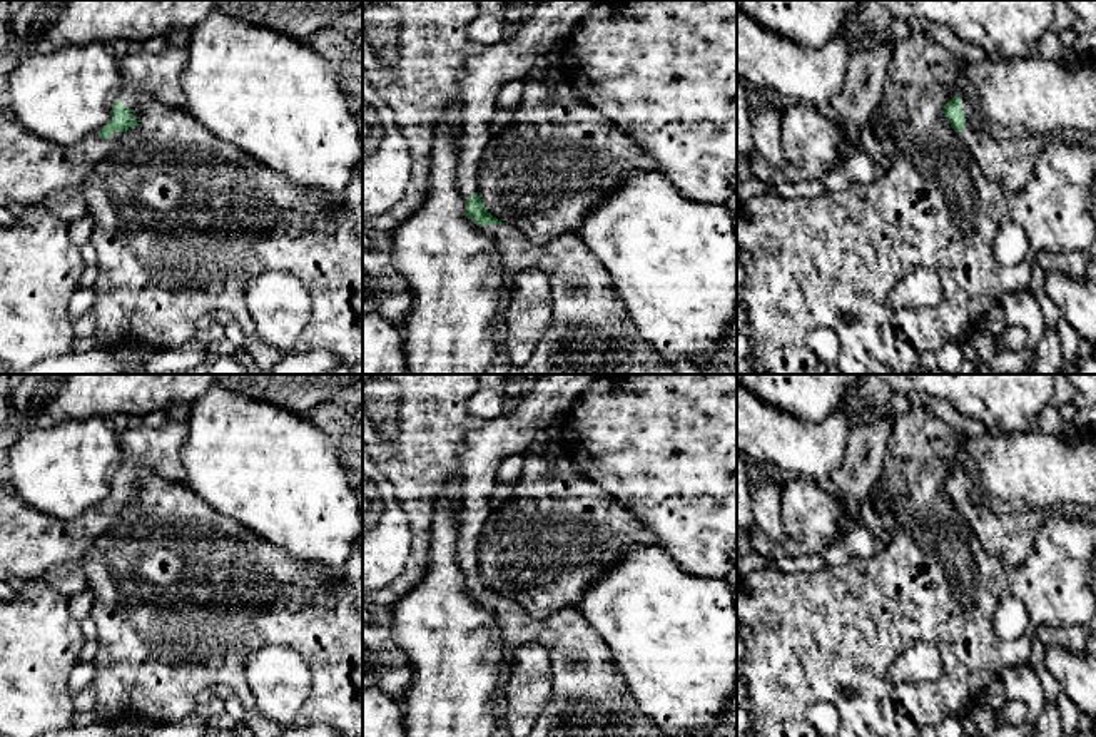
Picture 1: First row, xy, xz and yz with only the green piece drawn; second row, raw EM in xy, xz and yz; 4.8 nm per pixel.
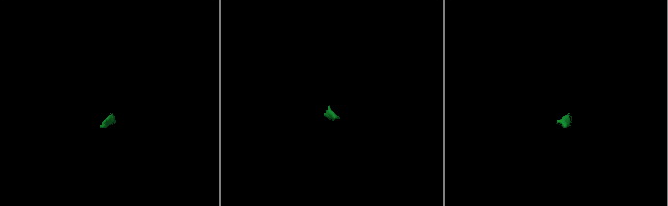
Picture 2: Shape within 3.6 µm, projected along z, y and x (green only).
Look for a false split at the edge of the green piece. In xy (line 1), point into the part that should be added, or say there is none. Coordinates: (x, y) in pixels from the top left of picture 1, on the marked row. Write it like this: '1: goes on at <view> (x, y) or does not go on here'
1: goes on at xy (157, 76)

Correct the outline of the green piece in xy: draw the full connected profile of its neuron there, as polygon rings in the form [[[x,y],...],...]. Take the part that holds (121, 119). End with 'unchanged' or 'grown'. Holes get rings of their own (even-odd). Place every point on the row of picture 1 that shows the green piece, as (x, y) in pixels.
[[[182,40],[172,42],[159,53],[140,50],[119,60],[122,90],[112,105],[109,122],[87,135],[75,149],[74,159],[84,167],[94,167],[112,152],[124,132],[137,125],[139,100],[150,97],[187,112],[187,100],[180,85],[180,72],[187,62],[187,47]]]; grown

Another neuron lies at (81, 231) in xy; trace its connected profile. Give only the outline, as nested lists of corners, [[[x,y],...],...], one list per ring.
[[[85,214],[84,217],[74,222],[68,222],[68,232],[70,232],[72,241],[79,246],[90,241],[92,227],[94,227],[94,221],[89,214]]]

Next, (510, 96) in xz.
[[[521,79],[513,80],[501,89],[496,99],[496,105],[503,109],[516,110],[516,107],[521,102],[521,97],[523,97],[523,80]]]

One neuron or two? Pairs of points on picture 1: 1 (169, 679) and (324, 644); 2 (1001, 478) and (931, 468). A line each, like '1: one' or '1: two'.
1: one
2: two

